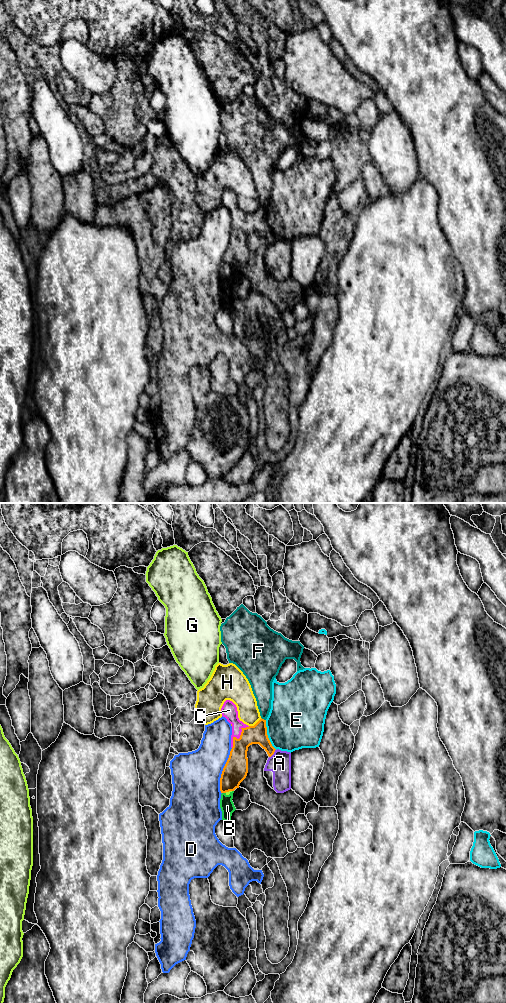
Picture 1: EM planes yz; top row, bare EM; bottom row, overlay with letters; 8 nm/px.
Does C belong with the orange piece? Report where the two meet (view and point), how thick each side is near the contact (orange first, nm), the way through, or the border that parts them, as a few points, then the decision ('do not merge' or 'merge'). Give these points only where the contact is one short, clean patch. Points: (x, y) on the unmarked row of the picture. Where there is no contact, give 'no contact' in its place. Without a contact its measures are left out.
meets orange in yz at (240, 225); 190 nm thick on the orange side, 130 nm on the other; merge

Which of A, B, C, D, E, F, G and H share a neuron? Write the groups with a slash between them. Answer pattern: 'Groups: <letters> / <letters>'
Groups: A B / C / D / E / F / G / H

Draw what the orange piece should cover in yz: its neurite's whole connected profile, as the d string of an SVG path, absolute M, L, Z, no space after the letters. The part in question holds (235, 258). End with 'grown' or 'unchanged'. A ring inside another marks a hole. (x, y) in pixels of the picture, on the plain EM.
M226 188L221 196L222 204L232 213L231 239L223 256L220 266L220 279L226 281L239 276L240 271L248 261L248 235L259 232L271 245L275 236L272 234L268 223L266 208L260 207L254 214L244 212L238 206L236 193Z; grown

